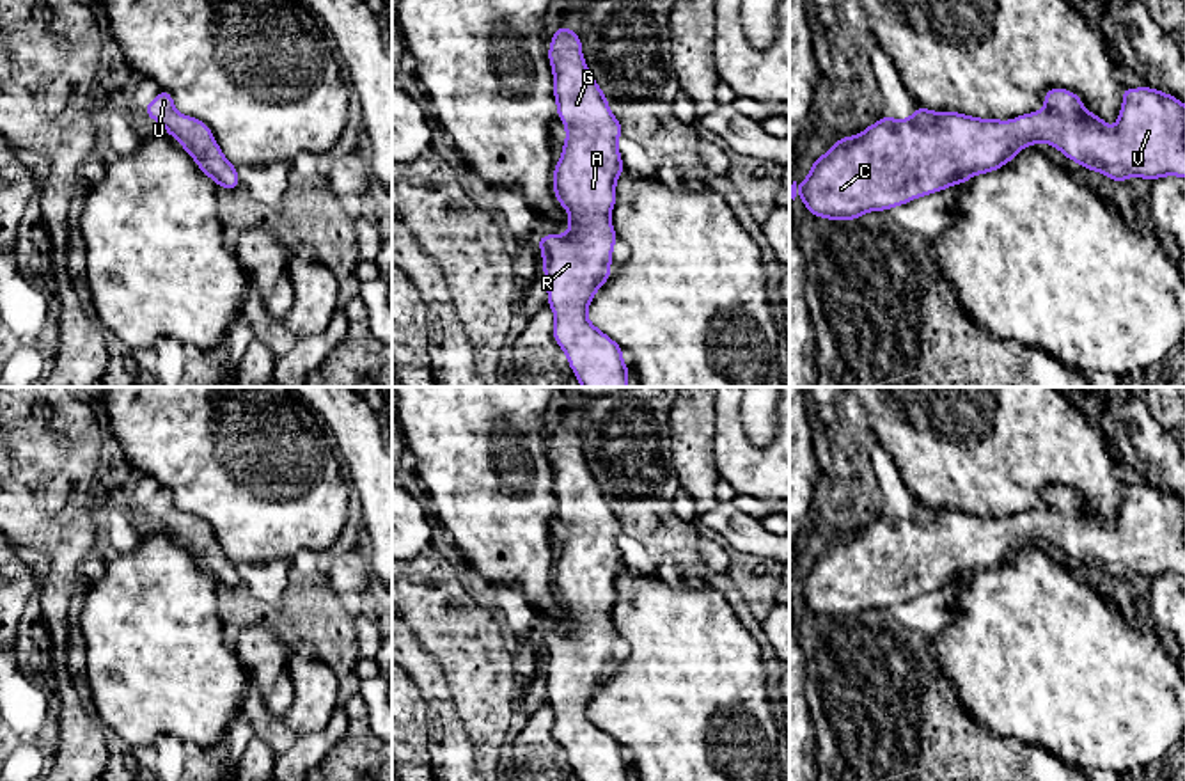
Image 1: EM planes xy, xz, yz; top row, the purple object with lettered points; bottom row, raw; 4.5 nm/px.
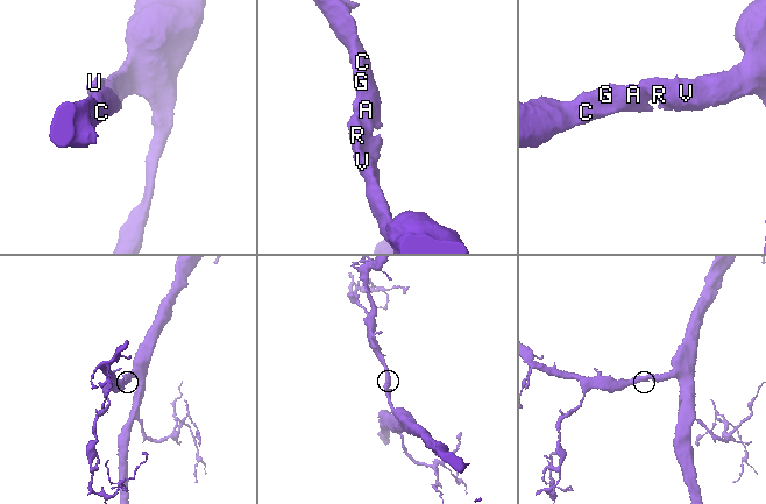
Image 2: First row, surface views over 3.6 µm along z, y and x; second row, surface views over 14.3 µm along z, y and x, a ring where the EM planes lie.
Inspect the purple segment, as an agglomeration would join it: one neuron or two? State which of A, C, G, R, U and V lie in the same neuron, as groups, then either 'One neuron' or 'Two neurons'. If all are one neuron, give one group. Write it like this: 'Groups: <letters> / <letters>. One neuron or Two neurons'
Groups: A C G R U V. One neuron

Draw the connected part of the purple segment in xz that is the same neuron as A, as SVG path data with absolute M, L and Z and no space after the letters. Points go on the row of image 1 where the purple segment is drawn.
M568 25L550 39L548 60L557 117L566 126L553 193L571 215L566 234L538 240L555 316L552 335L582 387L628 387L623 348L587 320L591 300L612 277L617 234L610 213L617 178L626 169L617 149L623 128L584 60L580 37Z

